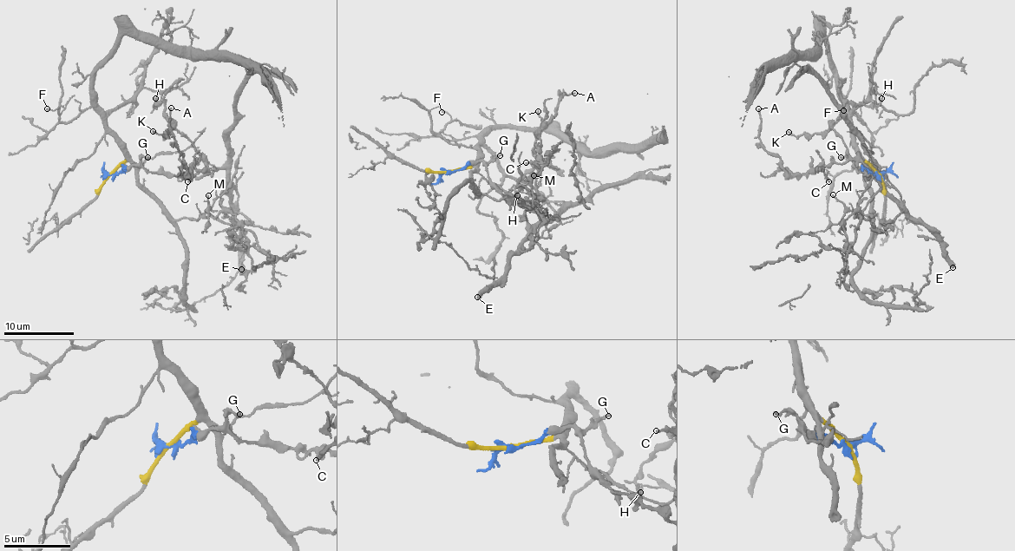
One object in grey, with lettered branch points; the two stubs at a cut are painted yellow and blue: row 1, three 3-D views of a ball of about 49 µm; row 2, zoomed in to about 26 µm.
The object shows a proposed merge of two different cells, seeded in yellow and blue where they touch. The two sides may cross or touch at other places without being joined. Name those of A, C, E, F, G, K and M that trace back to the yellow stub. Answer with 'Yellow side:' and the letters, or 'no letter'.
Yellow side: F, M

